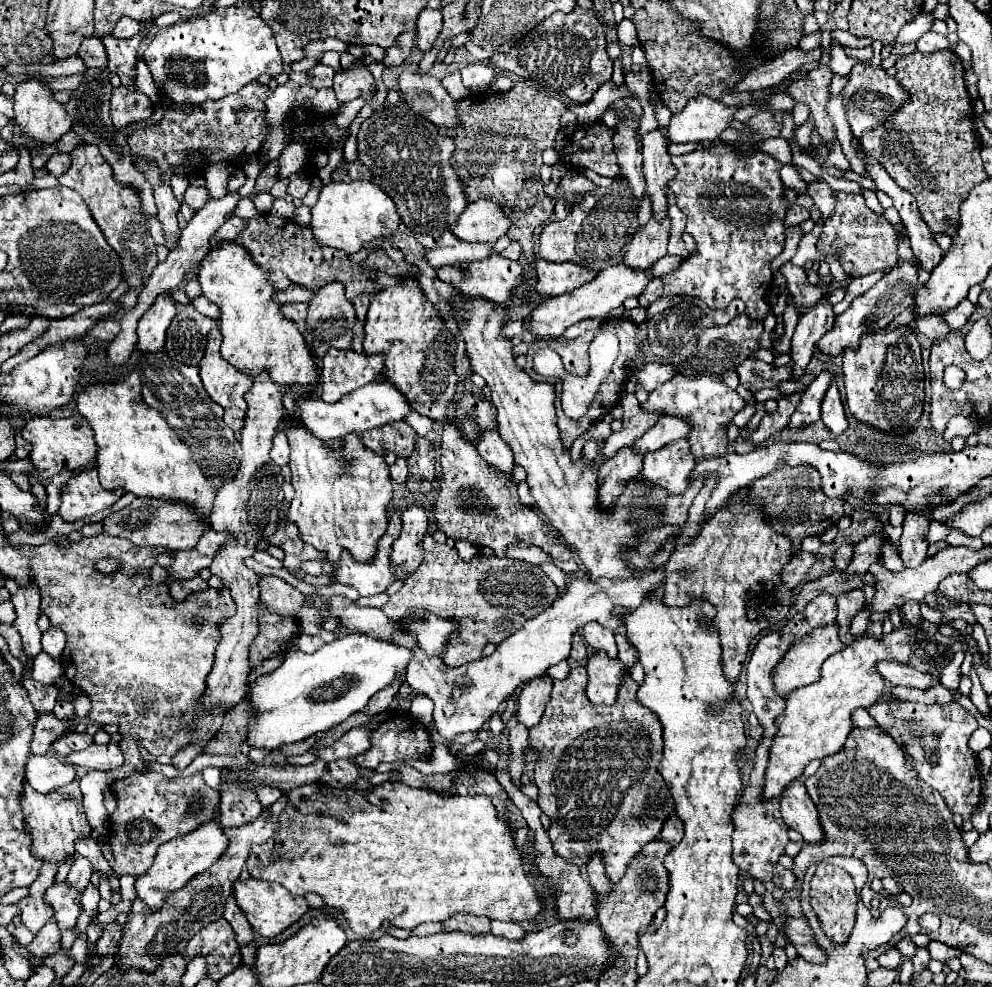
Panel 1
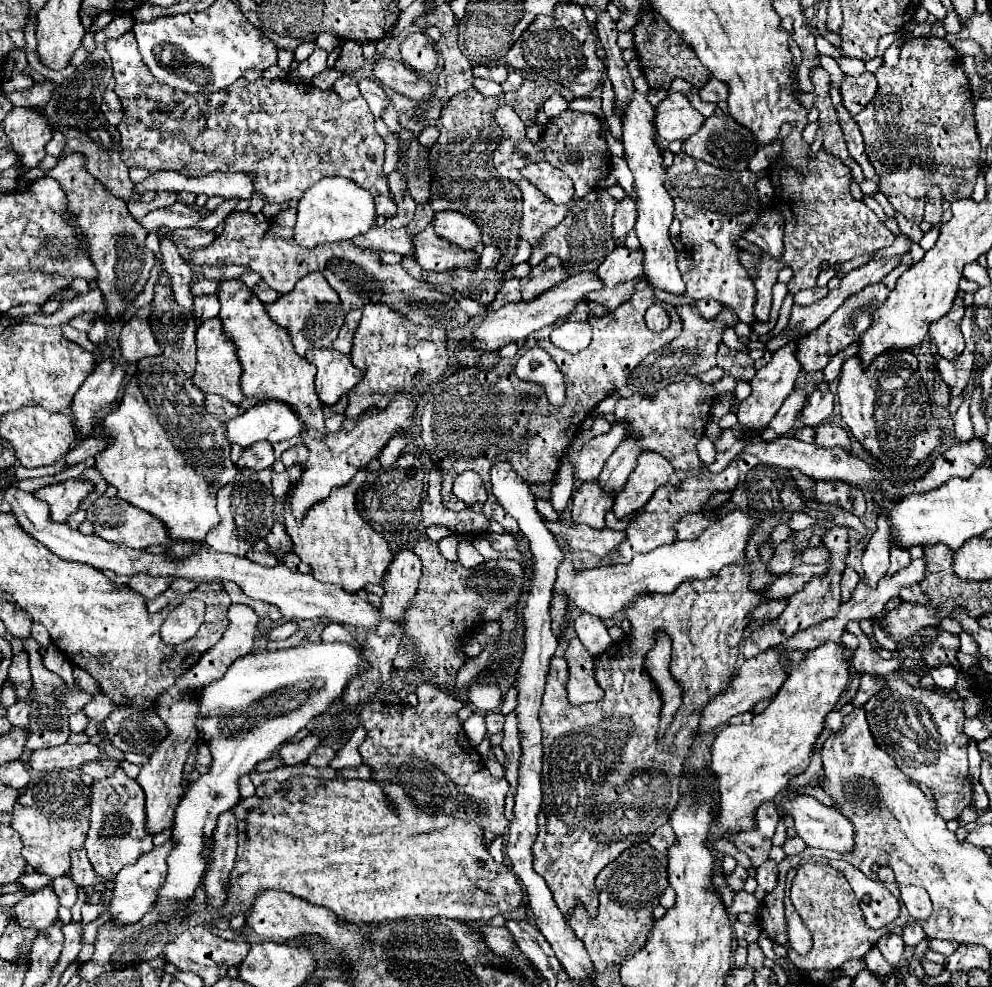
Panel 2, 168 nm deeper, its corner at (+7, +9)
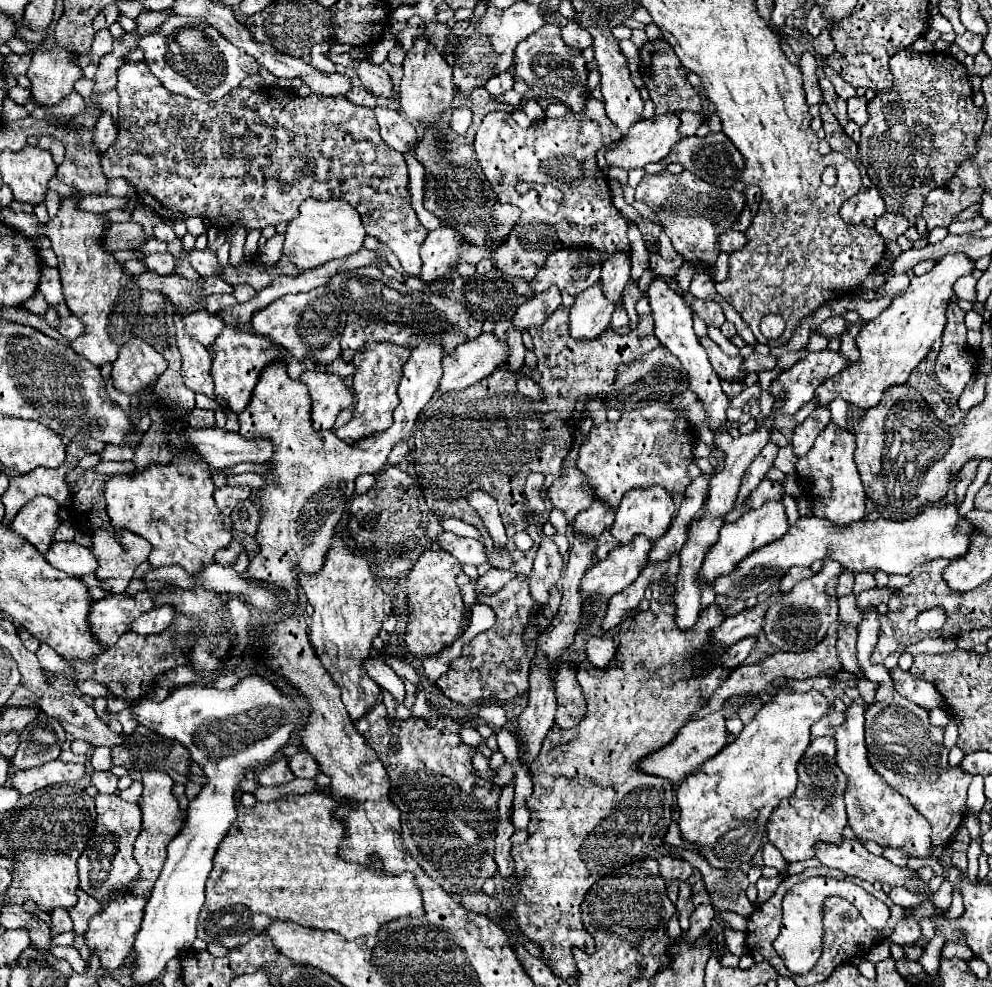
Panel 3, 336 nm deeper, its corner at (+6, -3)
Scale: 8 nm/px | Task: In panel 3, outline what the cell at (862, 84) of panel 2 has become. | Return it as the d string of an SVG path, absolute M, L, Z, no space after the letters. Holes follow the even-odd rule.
M851 97L847 101L847 111L849 117L857 123L857 125L865 125L869 115L867 115L867 99L865 97Z

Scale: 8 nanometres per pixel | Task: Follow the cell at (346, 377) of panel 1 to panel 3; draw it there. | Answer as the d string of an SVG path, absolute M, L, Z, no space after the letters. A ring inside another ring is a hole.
M305 371L301 381L307 385L311 397L313 429L333 429L339 411L353 403L353 395L345 387L343 379L323 371Z

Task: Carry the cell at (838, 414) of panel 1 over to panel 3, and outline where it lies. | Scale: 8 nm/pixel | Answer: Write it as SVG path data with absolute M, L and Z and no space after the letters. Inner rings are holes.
M815 409L801 425L795 427L793 431L793 439L791 439L791 445L793 445L793 453L797 457L803 457L811 447L813 447L813 441L815 437L825 429L825 425L831 421L831 413L829 409Z

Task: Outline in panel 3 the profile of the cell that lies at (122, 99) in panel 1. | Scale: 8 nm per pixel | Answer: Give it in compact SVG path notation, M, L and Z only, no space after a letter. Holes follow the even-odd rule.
M103 113L103 115L99 117L99 121L97 121L97 125L95 125L93 147L95 147L95 151L105 153L115 139L117 139L117 127L115 127L113 119Z

